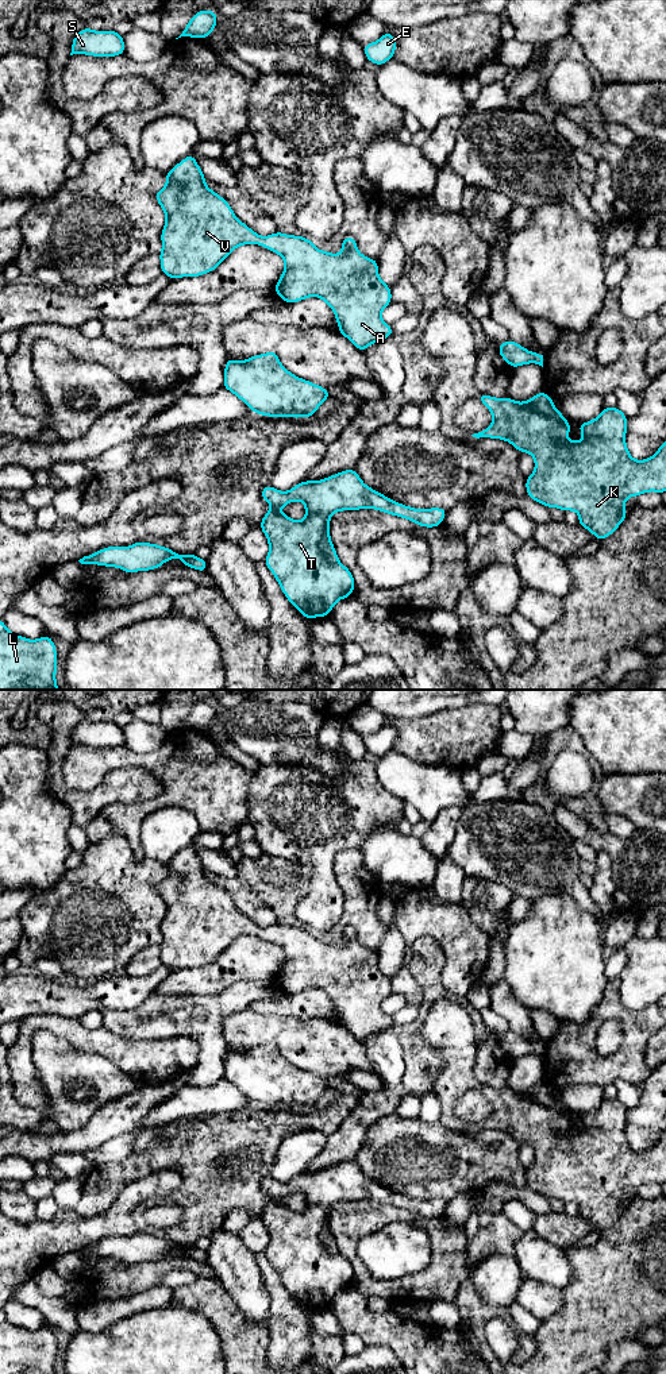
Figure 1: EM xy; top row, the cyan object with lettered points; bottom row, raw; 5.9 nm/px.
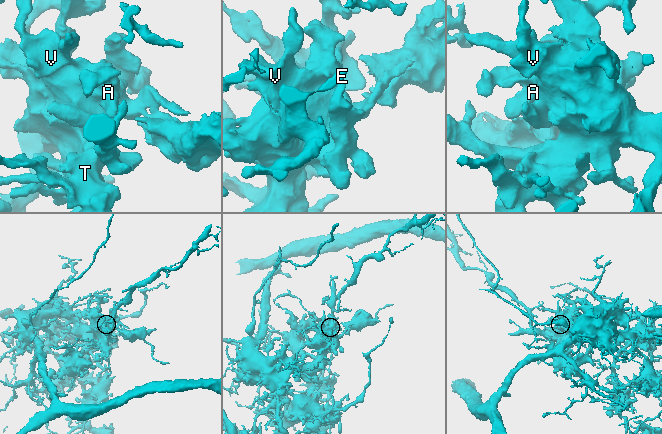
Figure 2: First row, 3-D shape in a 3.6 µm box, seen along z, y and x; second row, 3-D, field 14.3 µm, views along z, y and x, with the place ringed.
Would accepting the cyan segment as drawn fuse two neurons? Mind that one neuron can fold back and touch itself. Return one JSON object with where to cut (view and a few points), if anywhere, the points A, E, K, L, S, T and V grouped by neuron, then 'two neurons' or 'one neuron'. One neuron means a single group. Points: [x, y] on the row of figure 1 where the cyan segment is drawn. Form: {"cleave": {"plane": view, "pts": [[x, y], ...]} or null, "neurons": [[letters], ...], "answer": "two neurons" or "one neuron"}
{"cleave": {"plane": "xy", "pts": [[519, 402], [545, 415], [564, 419]]}, "neurons": [["A", "E", "L", "S", "T", "V"], ["K"]], "answer": "two neurons"}

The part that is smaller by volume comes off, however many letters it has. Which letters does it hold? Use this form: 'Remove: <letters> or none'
Remove: K

